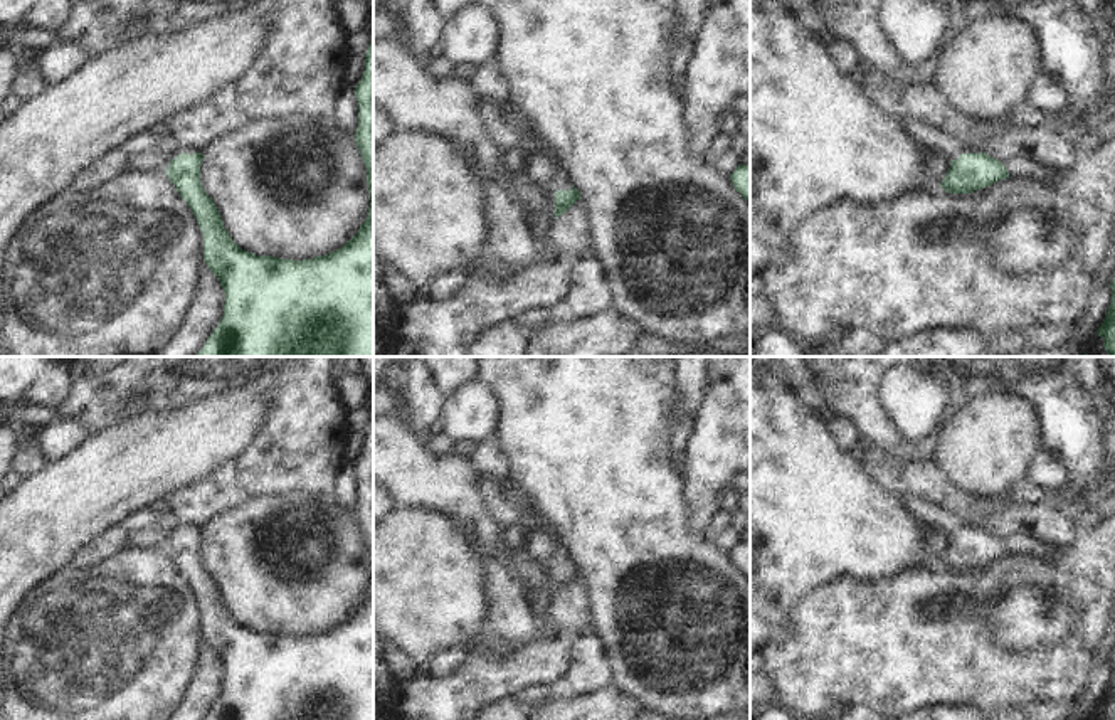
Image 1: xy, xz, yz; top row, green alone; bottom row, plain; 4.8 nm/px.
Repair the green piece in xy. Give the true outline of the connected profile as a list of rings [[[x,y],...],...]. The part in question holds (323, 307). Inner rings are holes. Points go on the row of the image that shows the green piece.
[[[373,25],[355,98],[355,141],[367,168],[370,209],[343,247],[313,259],[293,261],[242,251],[202,187],[203,155],[172,135],[160,140],[156,148],[170,158],[165,173],[192,209],[203,236],[203,261],[225,293],[224,316],[195,357],[373,357]]]

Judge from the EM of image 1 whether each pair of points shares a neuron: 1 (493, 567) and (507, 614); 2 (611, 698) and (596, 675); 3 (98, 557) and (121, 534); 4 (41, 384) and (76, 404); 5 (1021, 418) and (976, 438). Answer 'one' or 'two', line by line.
1: one
2: two
3: one
4: two
5: one

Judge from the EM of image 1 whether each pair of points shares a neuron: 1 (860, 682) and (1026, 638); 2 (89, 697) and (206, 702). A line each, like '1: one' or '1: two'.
1: one
2: two

